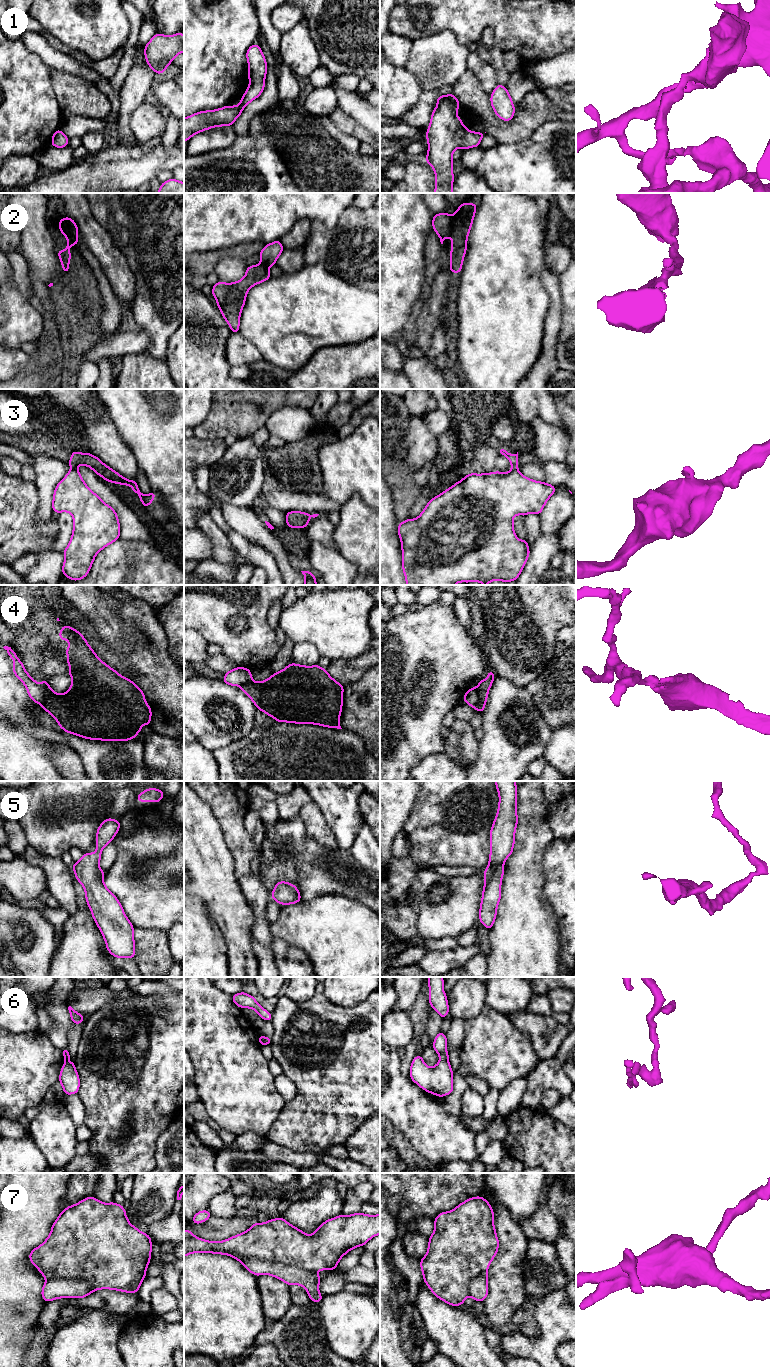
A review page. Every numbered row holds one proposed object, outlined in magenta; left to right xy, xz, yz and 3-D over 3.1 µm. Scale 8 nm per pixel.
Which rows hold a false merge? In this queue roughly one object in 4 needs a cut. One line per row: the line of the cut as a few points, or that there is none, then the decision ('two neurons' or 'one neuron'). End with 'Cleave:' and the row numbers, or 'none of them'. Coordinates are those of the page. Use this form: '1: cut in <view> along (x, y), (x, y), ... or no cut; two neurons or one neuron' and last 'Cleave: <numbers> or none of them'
1: no cut; one neuron
2: cut in xy along (65, 217), (66, 232), (71, 245); two neurons
3: cut in xy along (71, 467), (75, 468); two neurons
4: cut in xy along (38, 684), (43, 689), (45, 696), (43, 705); two neurons
5: no cut; one neuron
6: cut in yz along (440, 1059), (447, 1061); two neurons
7: cut in xz along (227, 1254), (244, 1258), (274, 1260), (313, 1272); two neurons
Cleave: 2, 3, 4, 6, 7

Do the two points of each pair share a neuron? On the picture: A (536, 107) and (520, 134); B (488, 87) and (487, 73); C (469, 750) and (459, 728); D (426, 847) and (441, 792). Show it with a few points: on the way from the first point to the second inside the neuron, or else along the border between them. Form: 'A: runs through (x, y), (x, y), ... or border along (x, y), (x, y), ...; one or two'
A: runs through (533, 114), (527, 127); one
B: runs through (488, 84), (487, 76); one
C: runs through (469, 745), (467, 736), (464, 733); one
D: runs through (439, 833), (441, 806); one

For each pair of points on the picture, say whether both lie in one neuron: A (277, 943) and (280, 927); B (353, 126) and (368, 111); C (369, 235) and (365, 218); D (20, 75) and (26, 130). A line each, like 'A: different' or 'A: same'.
A: different
B: different
C: same
D: same

